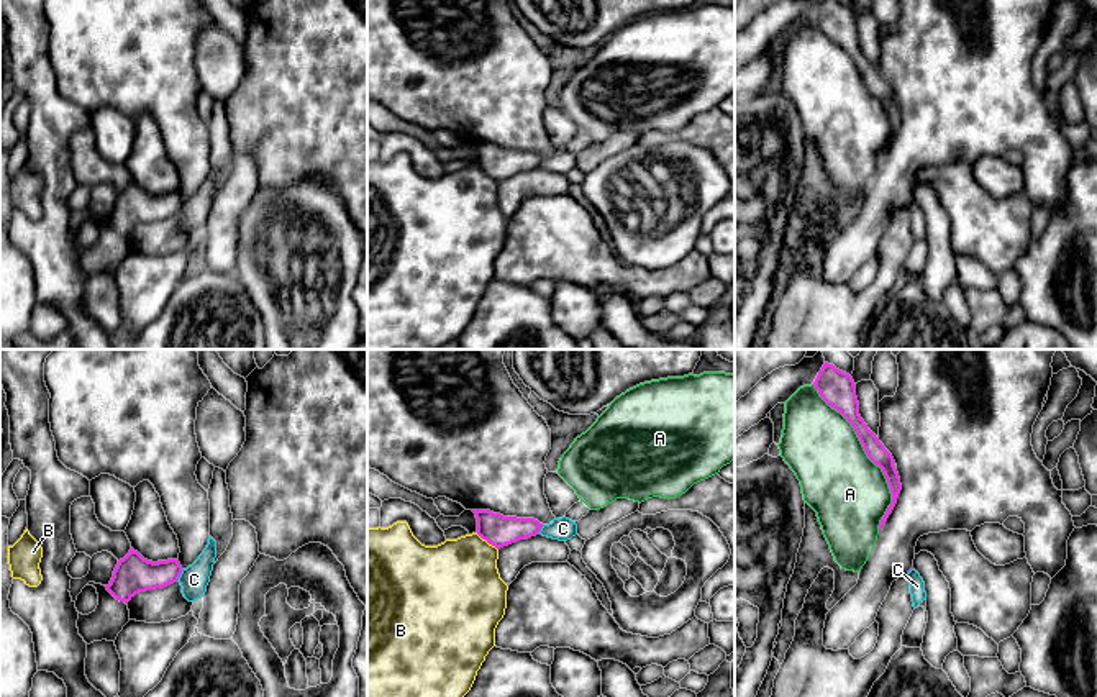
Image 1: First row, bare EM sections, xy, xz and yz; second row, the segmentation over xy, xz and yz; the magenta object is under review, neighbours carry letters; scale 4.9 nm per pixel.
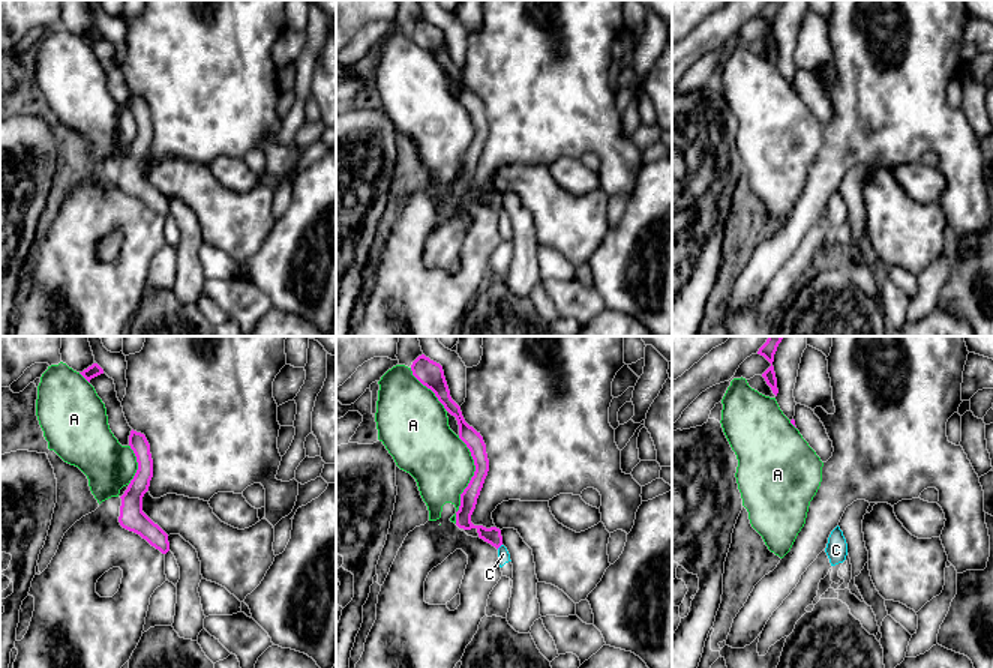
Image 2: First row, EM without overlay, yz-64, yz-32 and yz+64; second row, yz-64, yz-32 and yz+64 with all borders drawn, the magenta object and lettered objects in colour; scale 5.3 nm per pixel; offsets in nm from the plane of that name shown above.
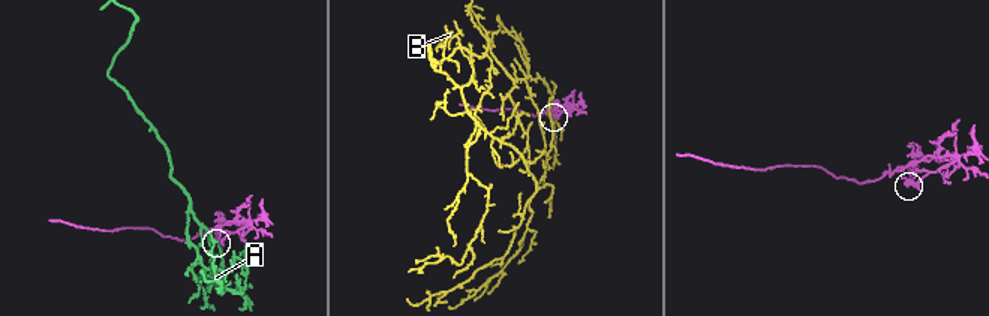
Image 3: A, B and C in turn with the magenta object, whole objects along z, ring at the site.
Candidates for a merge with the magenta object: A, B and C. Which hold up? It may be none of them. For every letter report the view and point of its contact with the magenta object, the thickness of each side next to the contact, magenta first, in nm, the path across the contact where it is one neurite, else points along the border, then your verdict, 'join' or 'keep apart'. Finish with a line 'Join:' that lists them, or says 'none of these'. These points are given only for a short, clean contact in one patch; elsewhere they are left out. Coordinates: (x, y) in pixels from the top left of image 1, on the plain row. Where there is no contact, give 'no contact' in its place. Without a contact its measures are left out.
A: meets magenta in yz at (868, 89); 100 nm thick on the magenta side, 380 nm on the other; keep apart
B: meets magenta in xz at (487, 174); 160 nm thick on the magenta side, 420 nm on the other; border along xz (476, 166), (497, 182); keep apart
C: meets magenta in xy at (179, 209); 190 nm thick on the magenta side, 140 nm on the other; border along xy (184, 202), (176, 214); keep apart
Join: none of these

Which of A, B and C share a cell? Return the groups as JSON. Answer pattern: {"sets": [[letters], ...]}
{"sets": [["A"], ["B"], ["C"]]}

